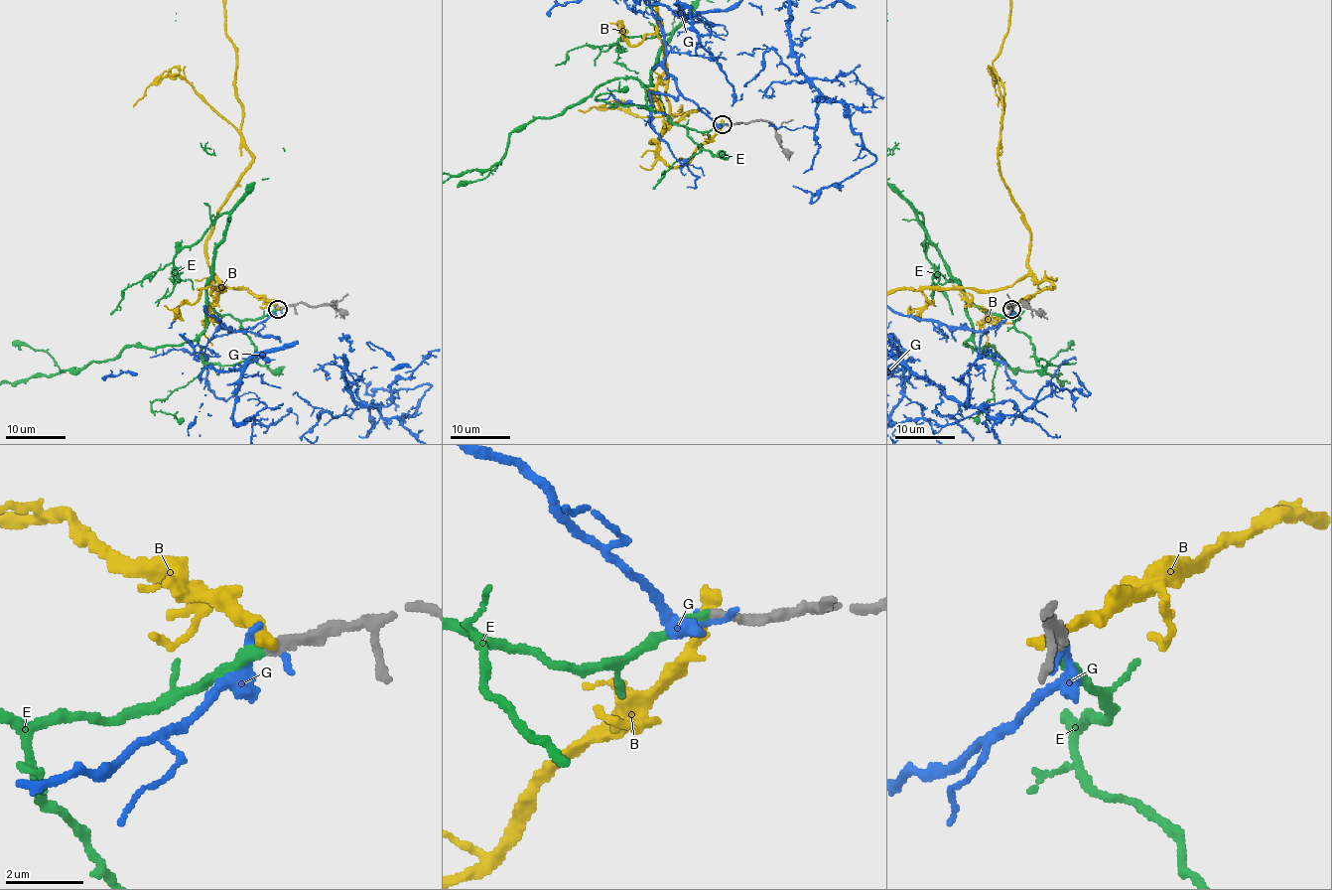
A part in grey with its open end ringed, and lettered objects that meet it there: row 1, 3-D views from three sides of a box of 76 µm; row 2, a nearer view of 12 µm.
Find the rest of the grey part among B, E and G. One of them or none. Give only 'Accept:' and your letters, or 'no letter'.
Accept: E

